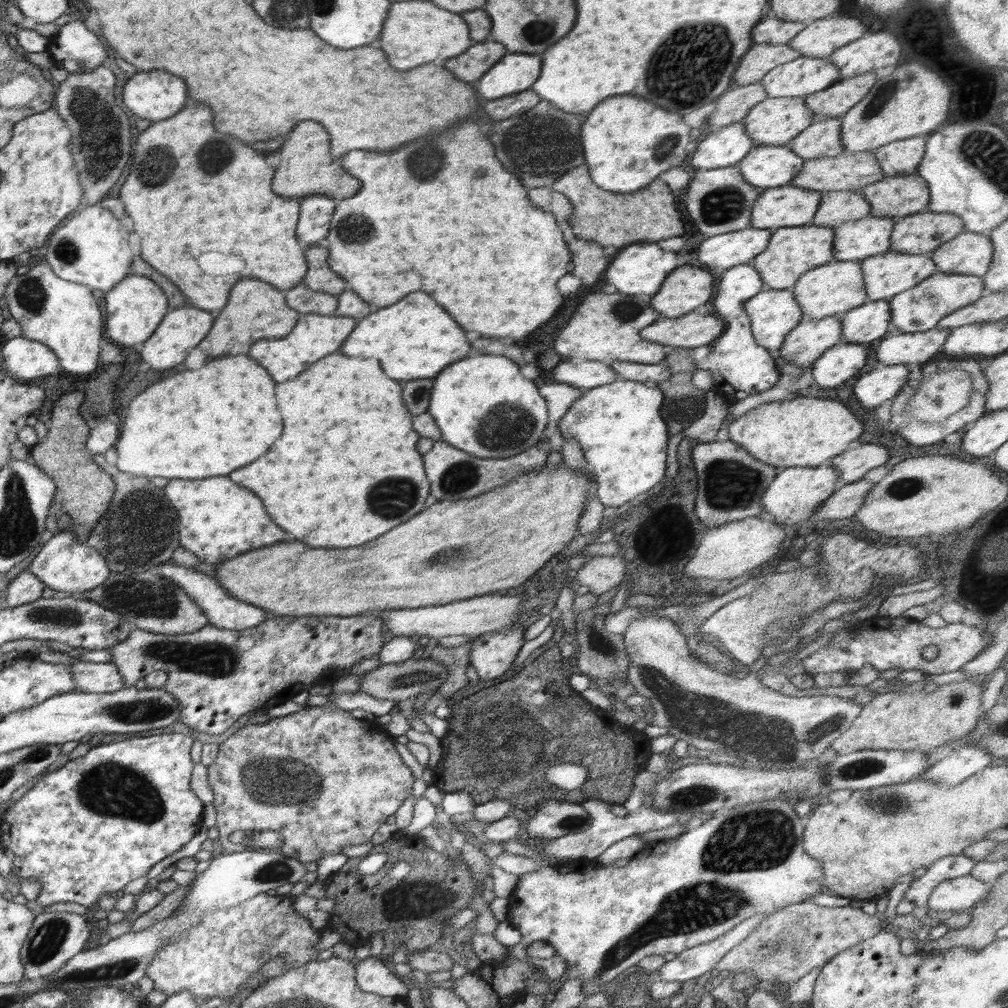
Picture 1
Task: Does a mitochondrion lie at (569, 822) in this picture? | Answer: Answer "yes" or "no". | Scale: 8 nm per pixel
yes

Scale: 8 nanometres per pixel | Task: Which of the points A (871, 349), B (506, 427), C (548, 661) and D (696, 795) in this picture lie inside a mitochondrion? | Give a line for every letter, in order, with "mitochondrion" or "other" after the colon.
A: other
B: mitochondrion
C: other
D: mitochondrion

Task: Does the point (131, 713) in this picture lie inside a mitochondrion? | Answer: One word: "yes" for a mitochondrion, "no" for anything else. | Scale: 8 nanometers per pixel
yes

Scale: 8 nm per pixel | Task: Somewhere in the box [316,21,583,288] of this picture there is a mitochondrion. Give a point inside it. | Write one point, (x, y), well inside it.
(520, 142)

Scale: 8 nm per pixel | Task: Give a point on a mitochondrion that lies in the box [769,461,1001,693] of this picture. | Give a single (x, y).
(905, 487)

